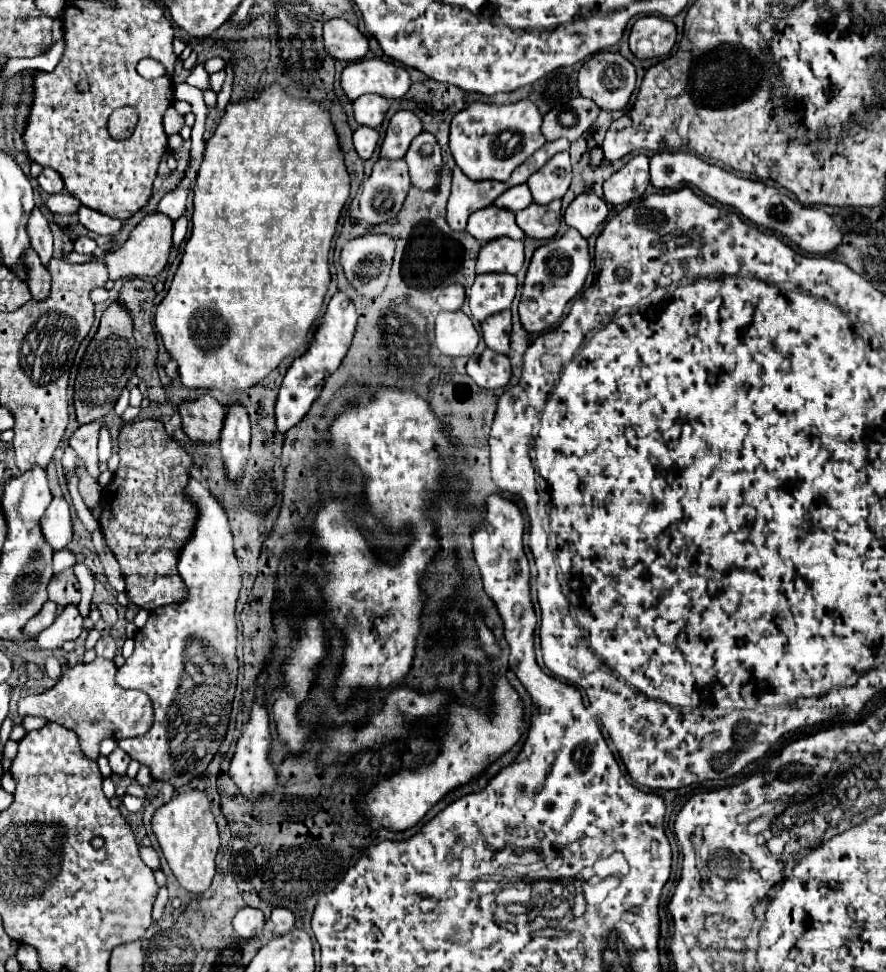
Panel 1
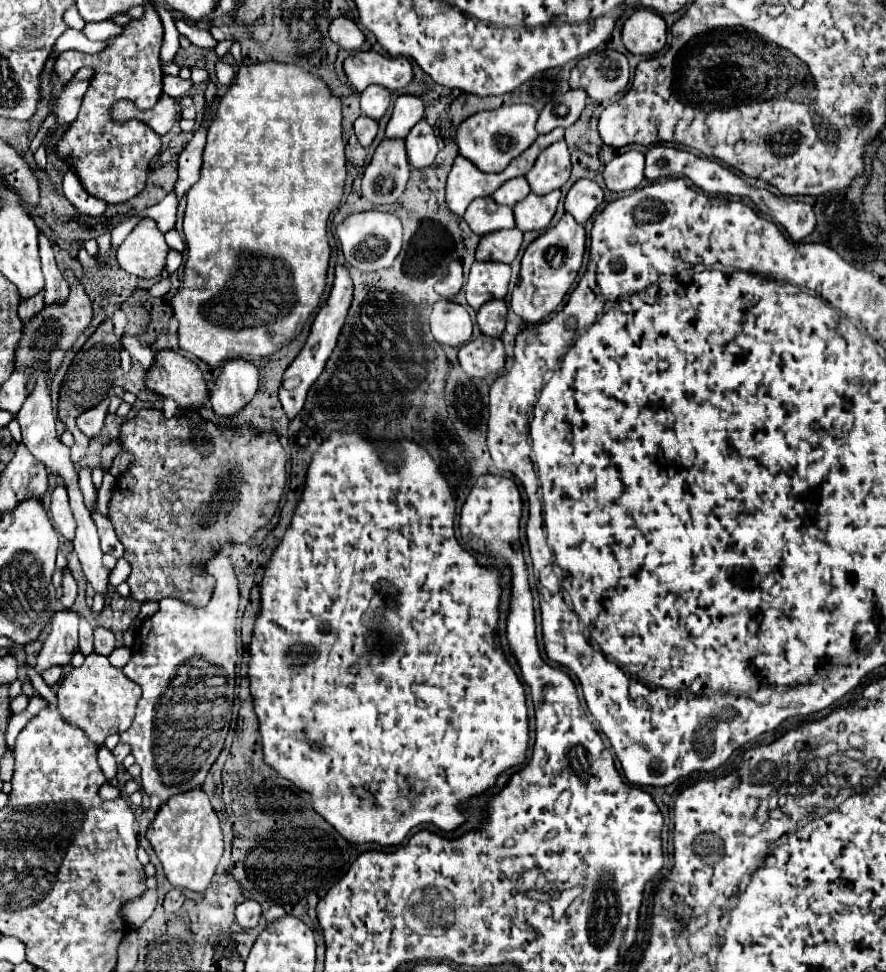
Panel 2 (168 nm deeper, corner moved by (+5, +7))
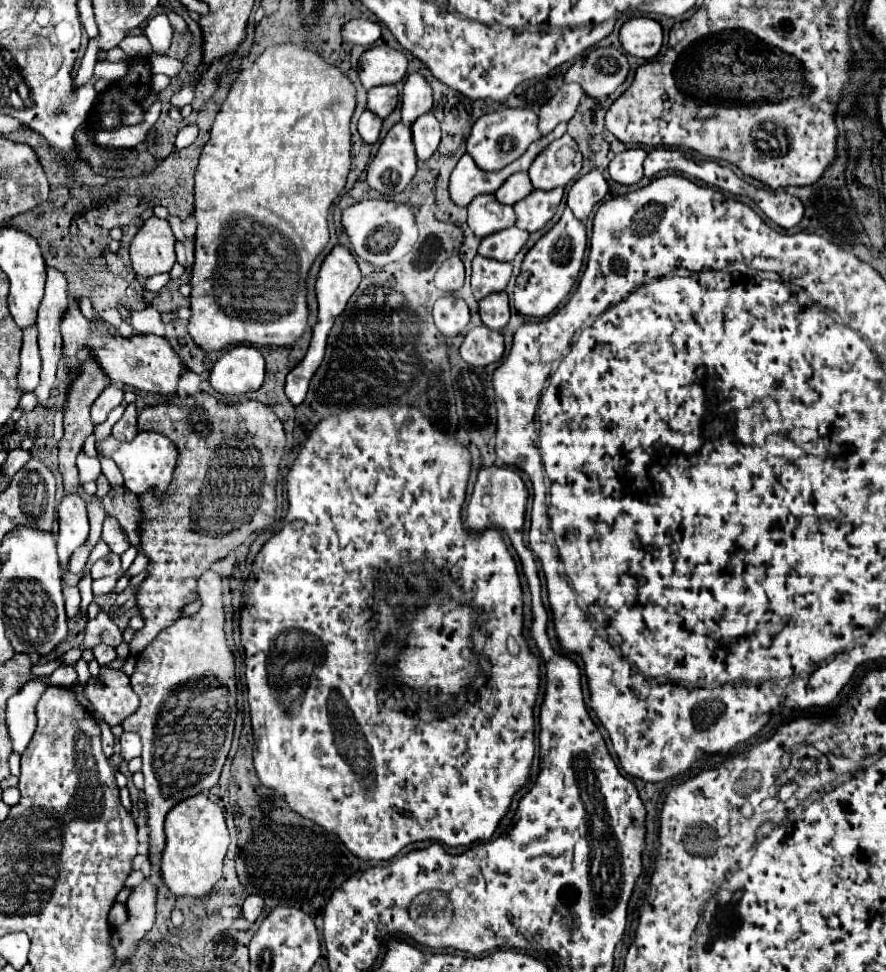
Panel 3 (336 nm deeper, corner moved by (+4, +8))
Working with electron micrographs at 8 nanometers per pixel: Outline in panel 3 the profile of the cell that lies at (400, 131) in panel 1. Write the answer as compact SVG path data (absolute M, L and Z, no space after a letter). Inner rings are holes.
M411 73L403 87L403 107L401 121L411 125L419 115L431 111L433 107L433 89L421 73Z

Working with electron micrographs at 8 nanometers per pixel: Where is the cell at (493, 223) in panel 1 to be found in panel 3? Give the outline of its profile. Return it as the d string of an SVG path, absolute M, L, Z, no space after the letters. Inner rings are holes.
M479 195L471 201L471 205L467 207L469 211L469 227L471 231L477 235L477 237L487 237L489 233L497 233L501 229L507 229L511 225L515 225L515 213L513 213L513 207L509 205L503 205L501 207L501 213L493 213L487 209L487 203L495 201L493 195Z

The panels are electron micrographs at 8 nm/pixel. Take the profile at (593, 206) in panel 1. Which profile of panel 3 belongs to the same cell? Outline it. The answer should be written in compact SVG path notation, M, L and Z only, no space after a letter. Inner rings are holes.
M591 171L583 177L579 177L569 193L567 193L567 205L573 211L573 215L579 221L585 221L591 213L591 209L607 195L607 181L599 171Z

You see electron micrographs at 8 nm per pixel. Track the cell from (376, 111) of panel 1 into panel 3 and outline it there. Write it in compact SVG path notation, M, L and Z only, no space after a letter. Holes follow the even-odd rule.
M383 85L383 87L373 87L369 91L367 105L369 105L369 111L373 111L381 119L385 119L397 107L397 101L399 101L397 87L395 85Z

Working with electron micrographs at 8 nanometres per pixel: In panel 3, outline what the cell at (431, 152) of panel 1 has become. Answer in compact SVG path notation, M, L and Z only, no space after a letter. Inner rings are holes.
M425 113L415 119L411 131L413 131L413 143L417 149L419 161L429 159L439 145L439 131L441 131L439 121L435 119L433 113Z

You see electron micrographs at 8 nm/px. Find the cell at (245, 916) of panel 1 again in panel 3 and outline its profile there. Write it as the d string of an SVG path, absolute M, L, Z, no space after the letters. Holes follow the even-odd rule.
M249 895L243 903L243 917L253 923L261 913L263 913L263 899L259 895Z

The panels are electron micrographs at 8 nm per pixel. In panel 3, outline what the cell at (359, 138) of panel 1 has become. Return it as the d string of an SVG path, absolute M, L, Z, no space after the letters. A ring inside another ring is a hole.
M367 109L367 111L363 111L363 115L361 115L361 119L359 119L359 125L357 125L357 127L359 127L359 135L363 137L365 143L375 143L375 141L379 139L381 125L383 125L381 117L373 115L373 113Z

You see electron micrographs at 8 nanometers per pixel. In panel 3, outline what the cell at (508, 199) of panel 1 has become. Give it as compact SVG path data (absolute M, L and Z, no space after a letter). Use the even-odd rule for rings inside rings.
M515 173L511 175L495 193L497 201L503 205L515 205L523 197L527 197L533 191L529 175L527 173Z

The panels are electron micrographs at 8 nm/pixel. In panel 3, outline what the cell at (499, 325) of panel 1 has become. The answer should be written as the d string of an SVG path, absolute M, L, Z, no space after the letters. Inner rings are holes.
M493 293L479 301L479 315L483 325L489 329L503 329L509 321L509 299L507 293Z

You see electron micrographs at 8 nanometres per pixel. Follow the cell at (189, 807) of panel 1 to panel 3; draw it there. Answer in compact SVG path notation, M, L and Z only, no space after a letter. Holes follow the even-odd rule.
M195 795L181 801L165 819L165 851L161 861L163 883L173 895L203 897L221 879L223 859L229 847L229 829L225 825L223 809L209 801L207 795Z

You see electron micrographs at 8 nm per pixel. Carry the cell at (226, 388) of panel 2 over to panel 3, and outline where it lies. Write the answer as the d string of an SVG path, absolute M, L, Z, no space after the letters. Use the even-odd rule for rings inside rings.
M237 345L225 351L211 367L209 381L215 391L227 397L253 393L265 377L265 359L251 345Z

